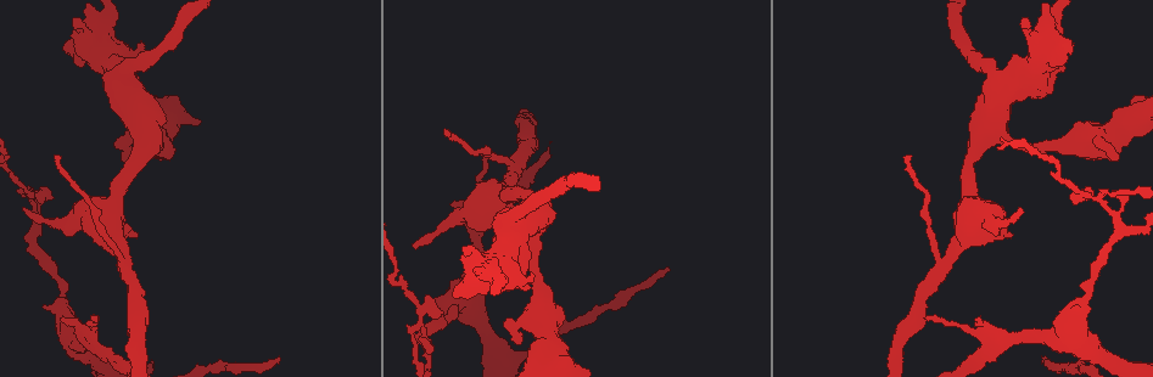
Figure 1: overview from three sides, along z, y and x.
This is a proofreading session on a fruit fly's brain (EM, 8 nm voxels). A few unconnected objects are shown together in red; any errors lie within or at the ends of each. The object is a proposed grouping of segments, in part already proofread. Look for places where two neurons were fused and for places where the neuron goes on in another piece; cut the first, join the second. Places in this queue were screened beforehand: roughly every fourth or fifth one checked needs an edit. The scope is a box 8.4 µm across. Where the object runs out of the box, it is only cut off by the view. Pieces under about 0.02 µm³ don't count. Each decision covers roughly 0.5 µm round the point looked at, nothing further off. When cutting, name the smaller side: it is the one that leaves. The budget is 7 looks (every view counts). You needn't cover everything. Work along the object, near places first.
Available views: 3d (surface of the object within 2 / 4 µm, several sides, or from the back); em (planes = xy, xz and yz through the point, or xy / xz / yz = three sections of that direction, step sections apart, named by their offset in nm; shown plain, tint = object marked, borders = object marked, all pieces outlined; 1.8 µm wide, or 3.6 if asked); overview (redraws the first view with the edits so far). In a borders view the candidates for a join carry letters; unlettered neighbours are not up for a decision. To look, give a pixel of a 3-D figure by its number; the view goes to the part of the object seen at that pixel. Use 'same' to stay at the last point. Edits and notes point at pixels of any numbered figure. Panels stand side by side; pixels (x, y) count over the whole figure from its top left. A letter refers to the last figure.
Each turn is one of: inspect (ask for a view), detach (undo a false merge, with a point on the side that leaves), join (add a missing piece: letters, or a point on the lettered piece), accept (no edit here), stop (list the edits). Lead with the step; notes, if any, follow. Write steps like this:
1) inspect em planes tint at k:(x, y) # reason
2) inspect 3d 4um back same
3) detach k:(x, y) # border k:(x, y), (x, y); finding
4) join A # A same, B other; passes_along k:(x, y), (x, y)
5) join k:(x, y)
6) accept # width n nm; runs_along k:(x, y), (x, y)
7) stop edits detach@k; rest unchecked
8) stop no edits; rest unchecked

inspect em planes tint at 1:(122, 160) # branch stops here

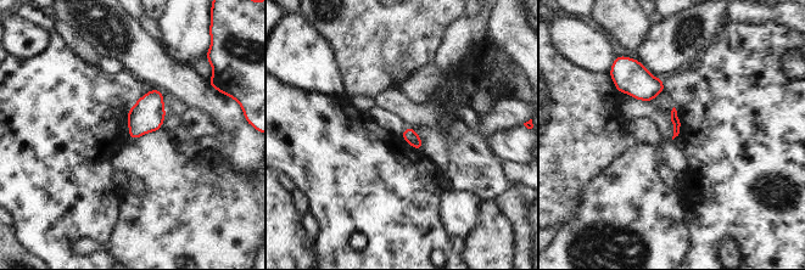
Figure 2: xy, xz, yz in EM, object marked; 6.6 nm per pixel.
inspect em planes borders same

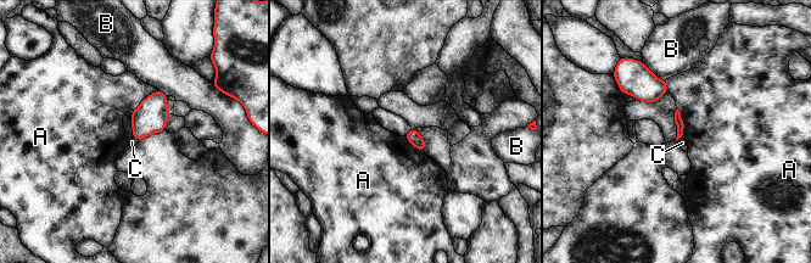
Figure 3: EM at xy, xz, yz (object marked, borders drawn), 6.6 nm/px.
accept # A other, B other, C other; border 3:(157, 89), (133, 110), (130, 119); none of them fits

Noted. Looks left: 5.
inspect 3d 2um back at 1:(1115, 218) # branch point

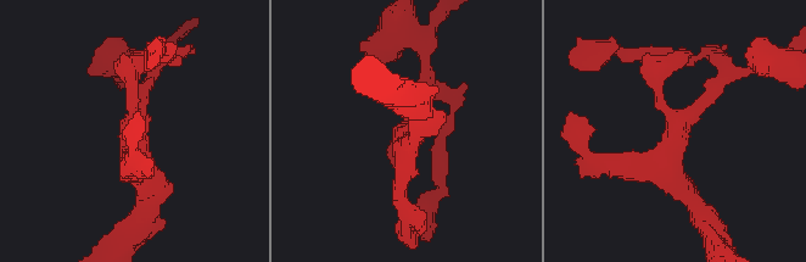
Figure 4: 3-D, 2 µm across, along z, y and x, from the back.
inspect em planes borders at 4:(676, 126) # shape alone is not enough

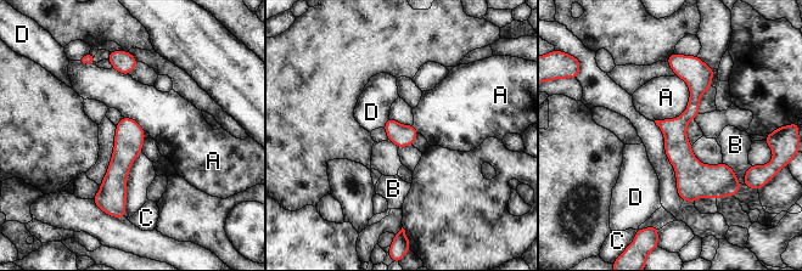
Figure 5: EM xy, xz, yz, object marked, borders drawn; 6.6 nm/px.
accept # A other, B other, C other, D other; runs_along 5:(680, 62), (695, 99), (679, 154), (716, 195); continuous, no second neuron

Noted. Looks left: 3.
inspect em planes borders at 1:(90, 318) # an open end

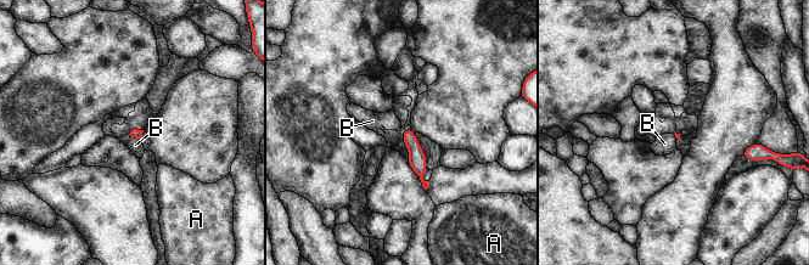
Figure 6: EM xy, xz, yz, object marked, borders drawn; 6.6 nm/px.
accept # A other, B other; runs_along 6:(406, 131), (425, 184); none of them fits

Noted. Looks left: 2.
stop no edits; rest unchecked

